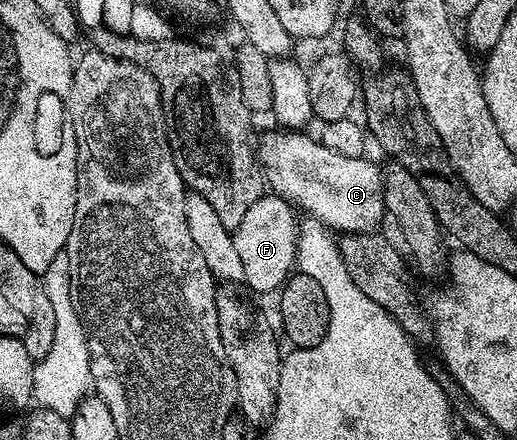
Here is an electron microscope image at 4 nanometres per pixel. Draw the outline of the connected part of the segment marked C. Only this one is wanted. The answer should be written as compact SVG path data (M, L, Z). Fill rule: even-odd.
M276 130L271 132L263 141L258 141L257 155L263 167L266 183L274 195L282 200L290 200L300 213L315 218L327 228L339 234L366 234L376 231L379 223L385 219L383 200L384 169L374 164L370 158L349 158L339 154L330 143L322 144L302 131Z

